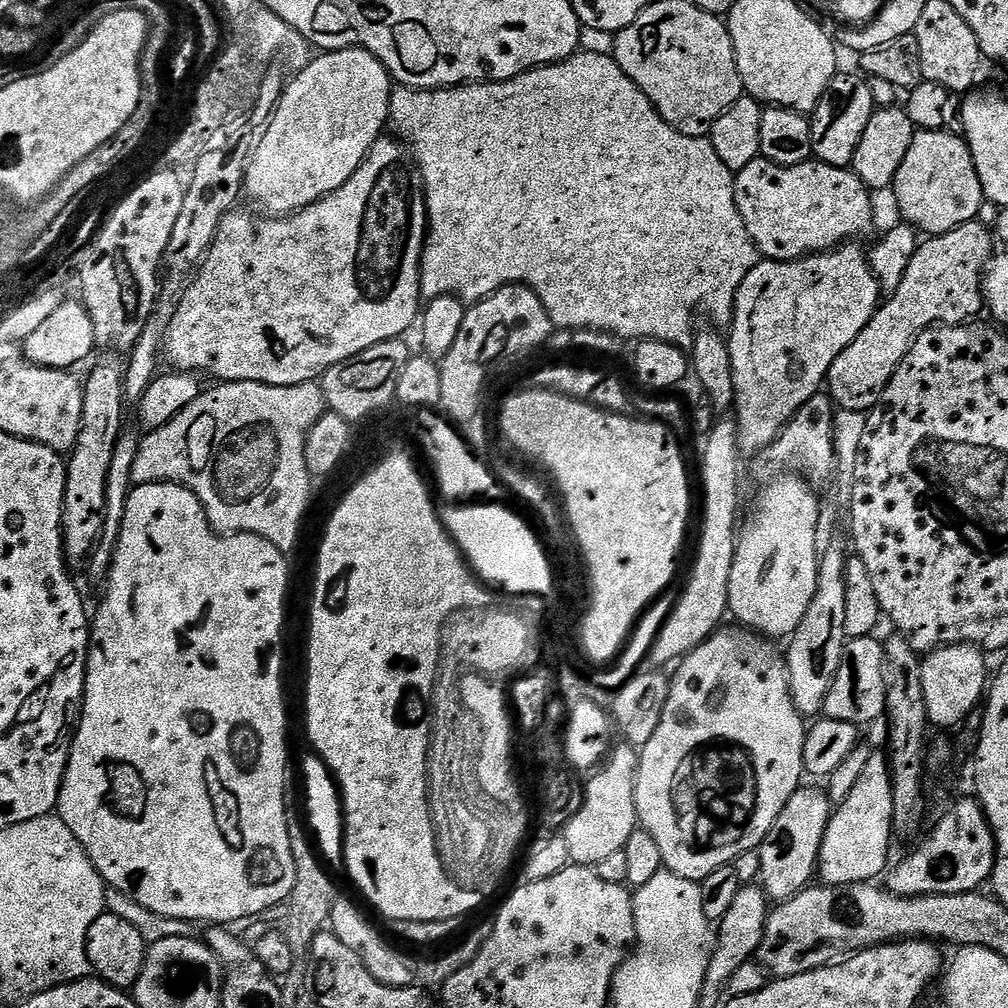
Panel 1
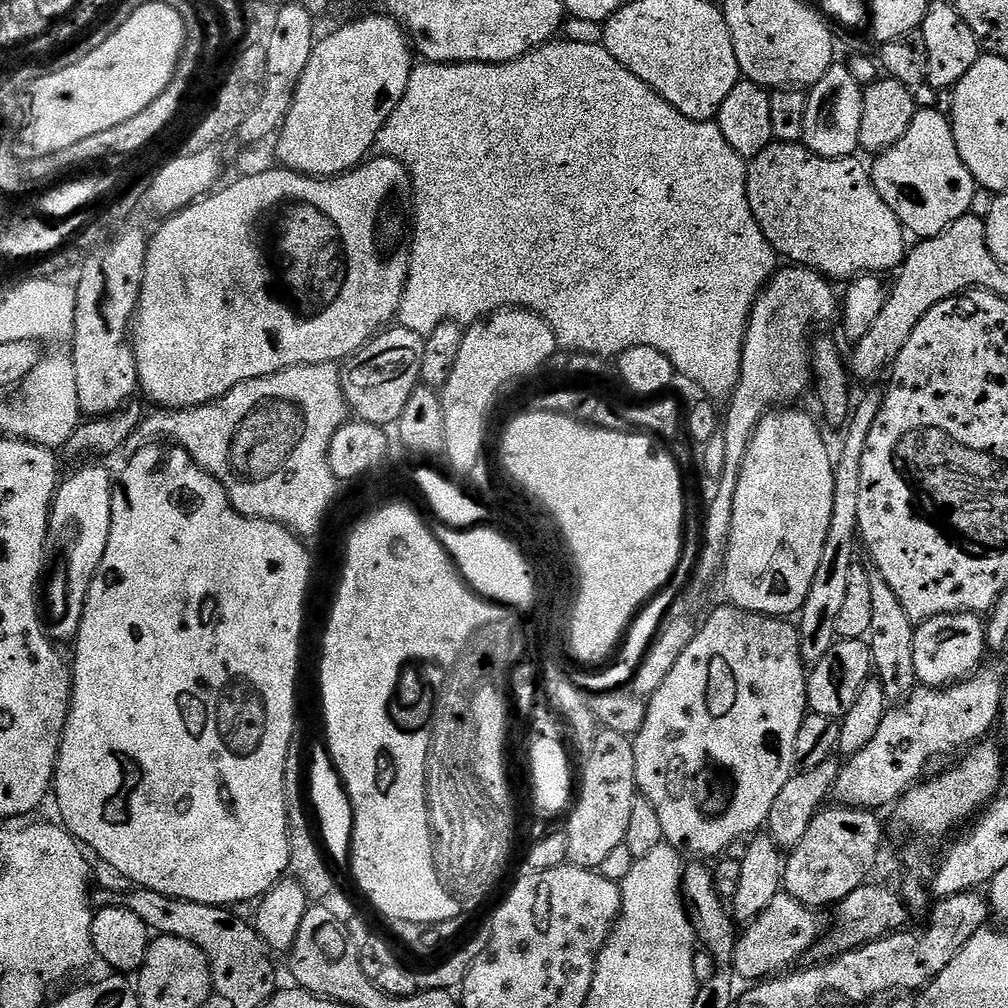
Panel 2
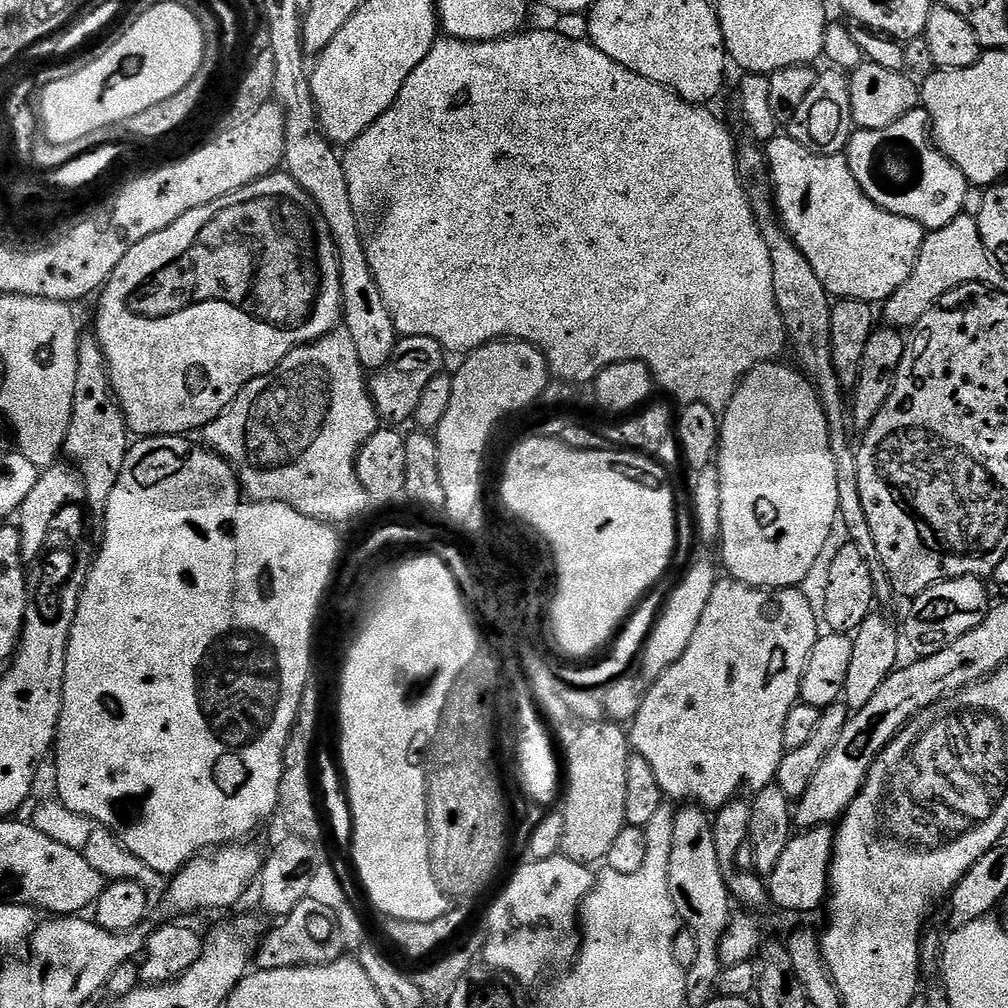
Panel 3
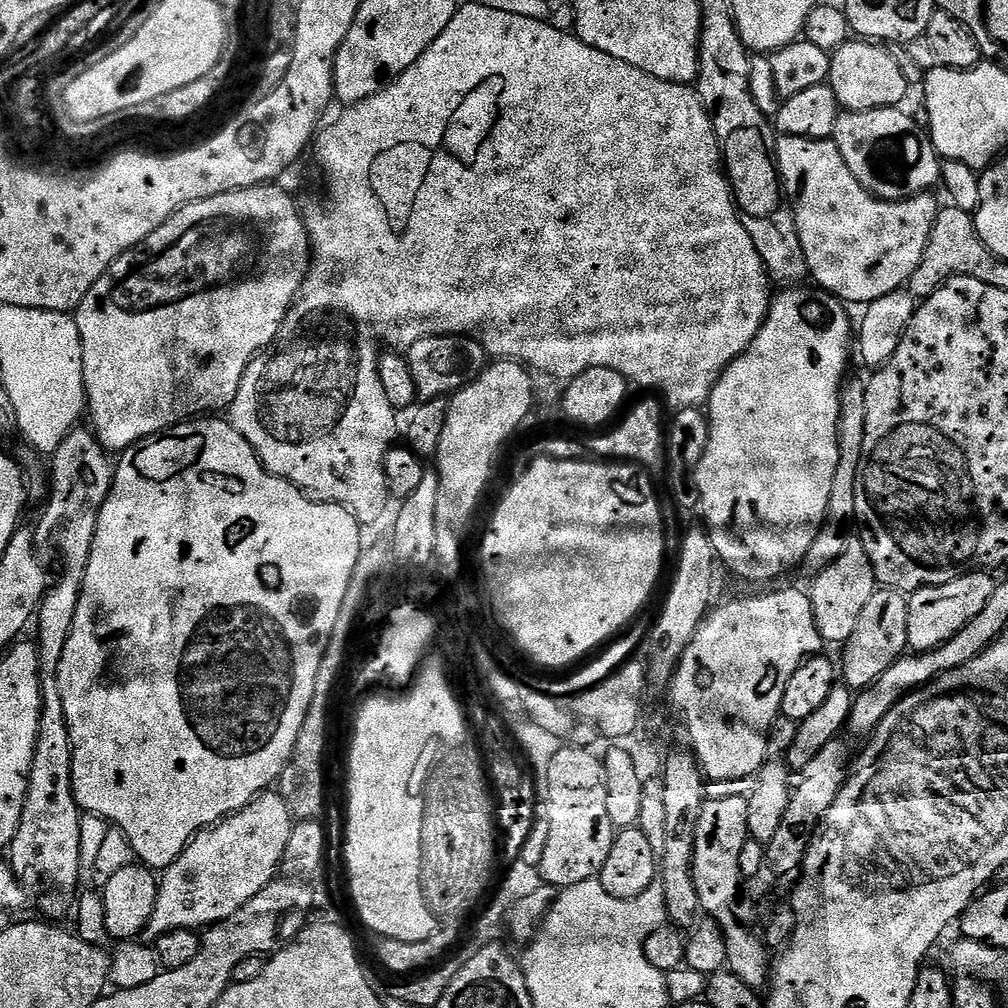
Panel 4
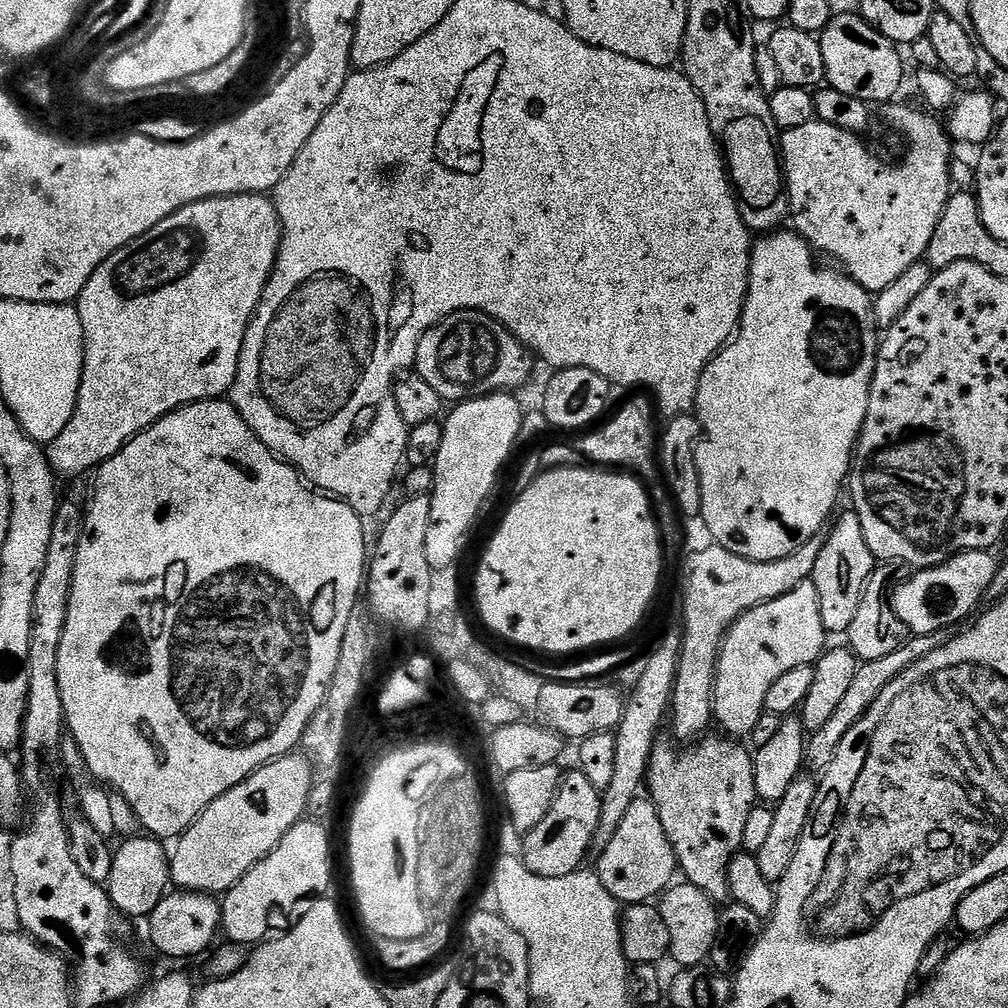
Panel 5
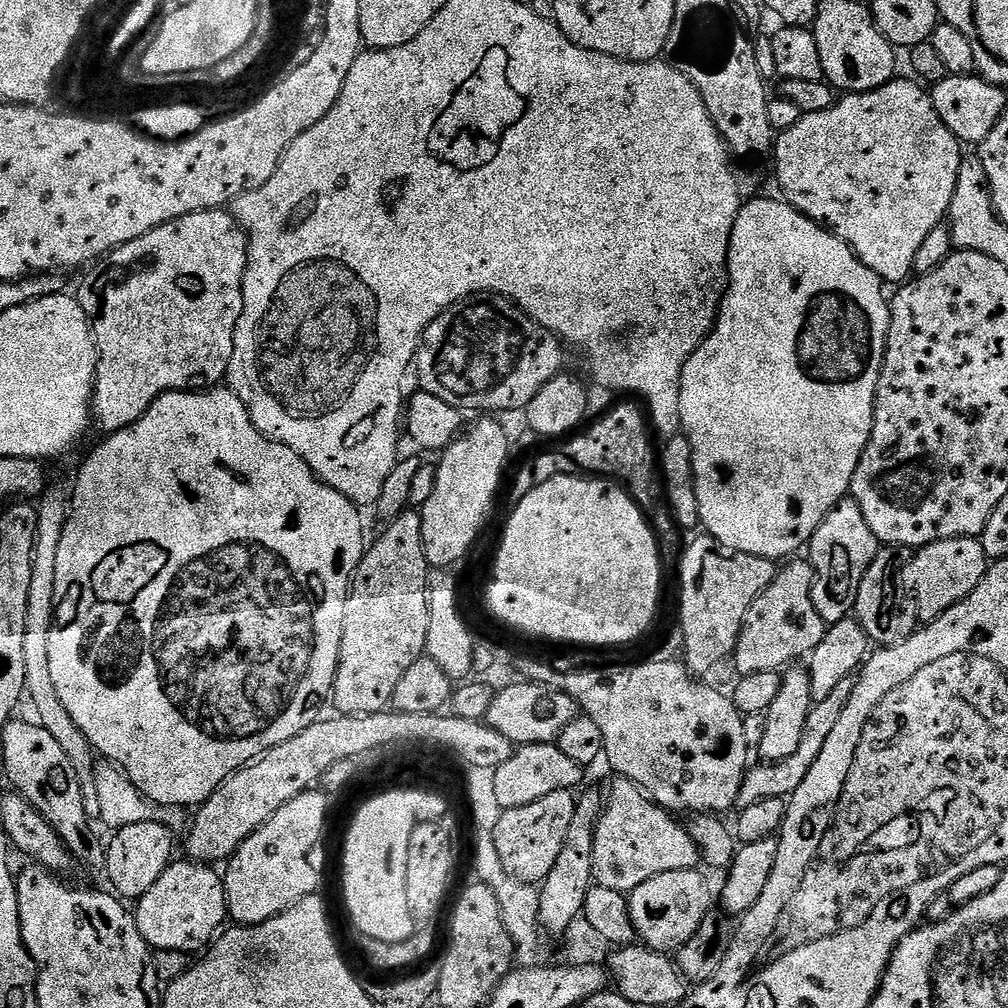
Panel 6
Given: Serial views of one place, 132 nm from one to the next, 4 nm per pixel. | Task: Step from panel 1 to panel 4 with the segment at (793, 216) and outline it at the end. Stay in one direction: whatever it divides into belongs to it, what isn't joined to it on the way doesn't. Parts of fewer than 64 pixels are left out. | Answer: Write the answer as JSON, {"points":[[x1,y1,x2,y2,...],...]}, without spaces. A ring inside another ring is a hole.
{"points":[[785,134,777,135,774,145,774,155,776,158,776,166,780,169,780,179,782,188,789,197,793,196,796,201,791,201,790,207,796,225,798,226,798,238,802,242,802,250,804,251,804,262,807,271,812,272,812,276,817,280,815,283,821,289,839,296,845,302,851,302,863,305,865,302,871,302,890,291,901,289,909,283,915,270,918,269,918,264,922,262,923,252,926,250,928,239,931,236,931,230,935,226,935,220,938,213,938,206,931,200,928,194,912,194,907,198,881,198,879,195,873,194,860,184,858,178,850,172,850,166,846,164,842,158,842,154,838,150,835,139,827,138,825,140,812,140,809,136,787,136]]}

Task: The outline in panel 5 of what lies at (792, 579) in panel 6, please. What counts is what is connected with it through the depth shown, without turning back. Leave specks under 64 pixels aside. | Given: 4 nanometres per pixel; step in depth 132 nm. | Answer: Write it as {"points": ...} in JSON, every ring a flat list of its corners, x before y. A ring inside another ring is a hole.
{"points":[[811,582,799,584,794,590,790,590,786,594,782,594,773,600,767,600,765,604,759,604,757,608,751,608,750,611,744,612,741,616,734,621,732,627,729,628,727,636,724,638,723,644,720,646,720,657,716,659,716,685,713,688,712,694,712,715,715,723,721,724,723,731,728,734,736,734,732,732,740,732,743,730,750,730,758,722,758,718,762,715,764,710,764,699,770,690,770,686,774,686,774,682,778,682,778,678,782,678,782,674,786,674,790,670,794,670,803,664,815,665,819,660,820,655,826,651,826,643,824,644,824,636,826,637,826,629,822,622,822,610,818,602,818,590,812,585]]}

